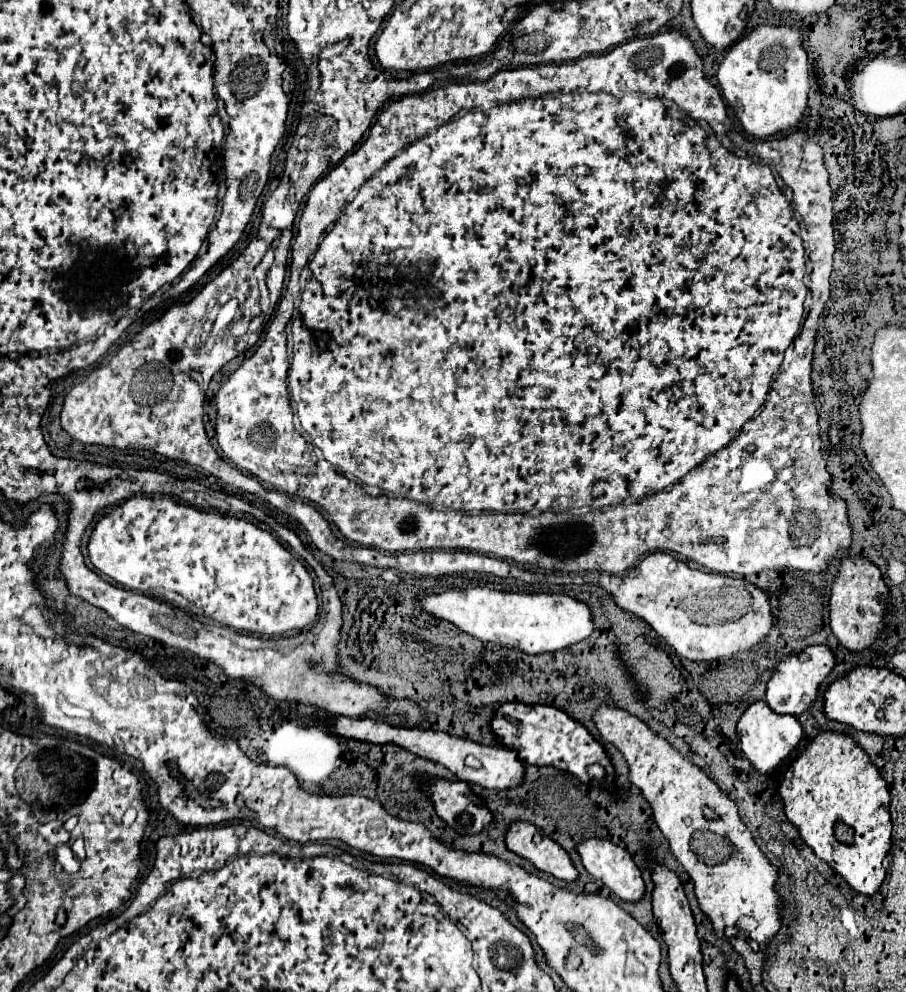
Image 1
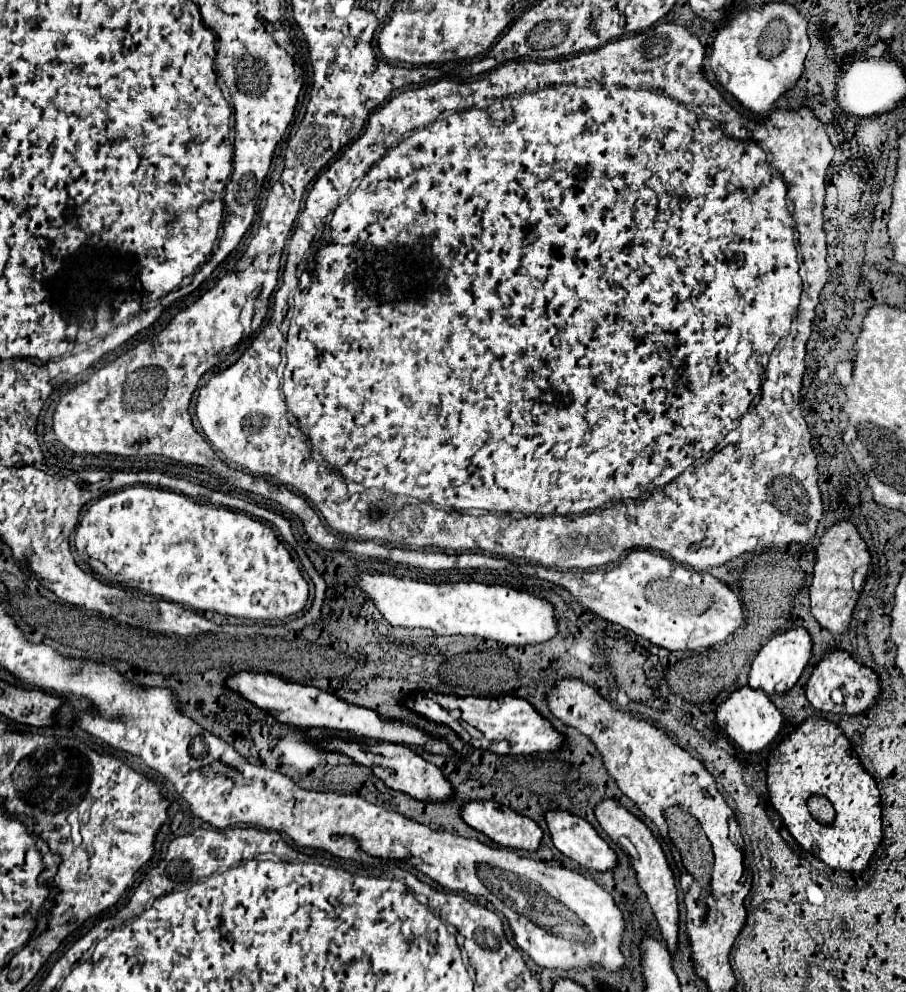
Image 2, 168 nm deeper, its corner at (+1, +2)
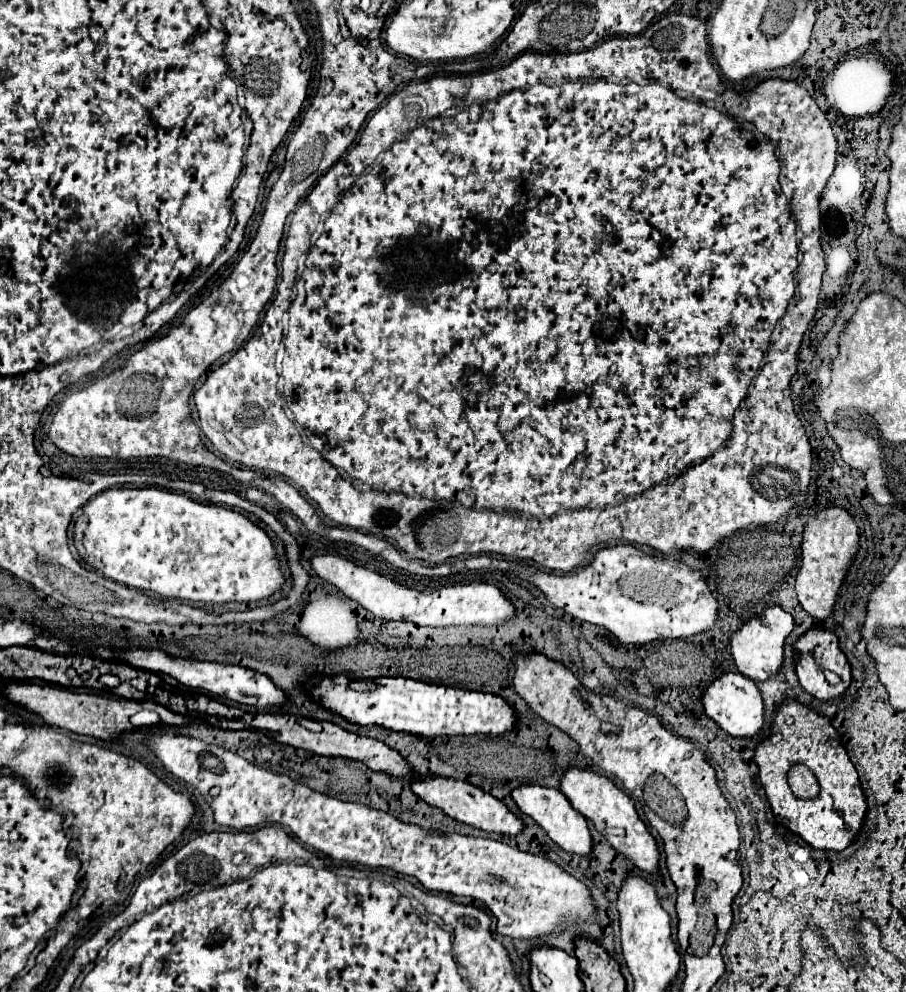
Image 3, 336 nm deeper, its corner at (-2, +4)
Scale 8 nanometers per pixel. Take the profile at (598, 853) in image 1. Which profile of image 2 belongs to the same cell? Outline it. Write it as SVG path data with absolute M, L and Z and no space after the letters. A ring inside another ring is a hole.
M548 813L546 823L552 833L556 849L566 857L578 861L586 869L594 871L614 871L618 867L618 857L614 849L596 833L596 829L572 813Z

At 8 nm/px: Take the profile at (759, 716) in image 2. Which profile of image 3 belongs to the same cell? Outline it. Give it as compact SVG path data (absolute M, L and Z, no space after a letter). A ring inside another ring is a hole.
M723 673L707 685L701 693L701 701L707 717L711 717L723 731L733 737L753 737L763 727L763 701L755 681L747 679L741 673Z

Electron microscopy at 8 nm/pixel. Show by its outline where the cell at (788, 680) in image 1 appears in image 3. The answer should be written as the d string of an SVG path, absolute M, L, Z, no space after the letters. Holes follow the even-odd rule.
M767 607L759 617L749 619L747 623L739 625L735 633L729 637L731 657L739 673L747 675L753 681L765 681L769 675L777 675L783 663L783 641L793 631L795 623L791 613L783 611L781 607Z

